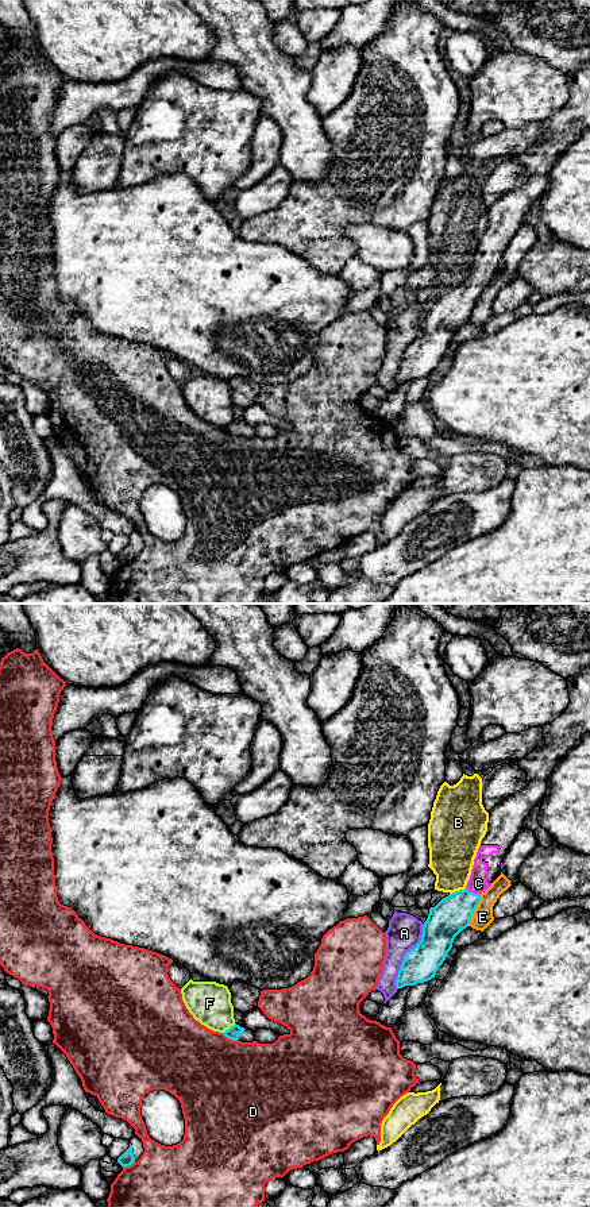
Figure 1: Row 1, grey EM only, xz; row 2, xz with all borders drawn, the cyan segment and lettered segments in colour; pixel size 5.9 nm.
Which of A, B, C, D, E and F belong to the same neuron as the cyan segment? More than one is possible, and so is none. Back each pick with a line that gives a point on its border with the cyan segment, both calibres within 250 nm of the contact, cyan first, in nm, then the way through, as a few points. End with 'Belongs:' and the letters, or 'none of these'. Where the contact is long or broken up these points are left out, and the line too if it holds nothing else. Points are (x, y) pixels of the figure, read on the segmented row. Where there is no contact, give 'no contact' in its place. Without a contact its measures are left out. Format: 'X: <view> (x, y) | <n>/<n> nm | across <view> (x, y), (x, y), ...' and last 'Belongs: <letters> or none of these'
C: xz (473, 893) | 220/120 nm | across xz (452, 914), (473, 893), (478, 883)
Belongs: C

